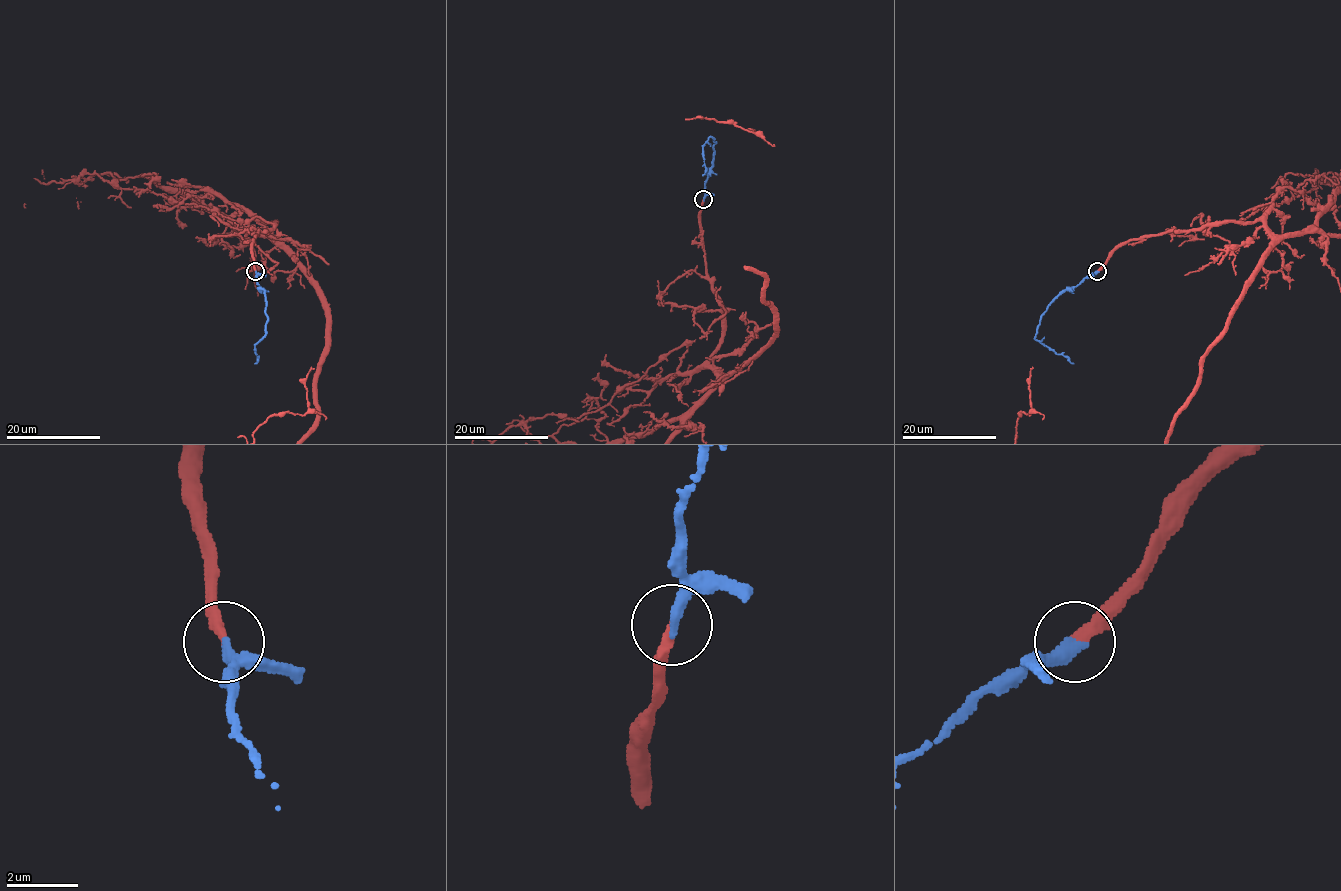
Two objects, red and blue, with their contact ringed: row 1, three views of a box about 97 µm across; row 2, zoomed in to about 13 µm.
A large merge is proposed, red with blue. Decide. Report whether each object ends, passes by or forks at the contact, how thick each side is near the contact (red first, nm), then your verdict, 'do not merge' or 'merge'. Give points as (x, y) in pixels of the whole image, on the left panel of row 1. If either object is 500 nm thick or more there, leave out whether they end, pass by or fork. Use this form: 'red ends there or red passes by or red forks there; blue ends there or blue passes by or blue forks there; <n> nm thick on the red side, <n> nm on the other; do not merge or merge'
red ends there; blue ends there; 280 nm thick on the red side, 360 nm on the other; merge

